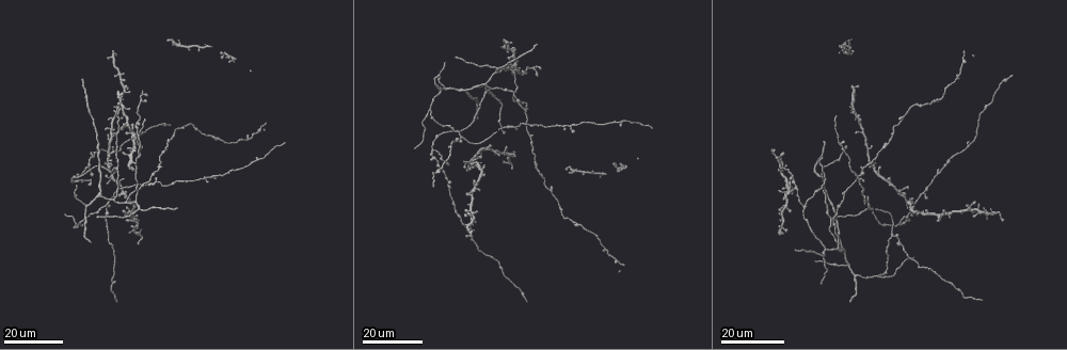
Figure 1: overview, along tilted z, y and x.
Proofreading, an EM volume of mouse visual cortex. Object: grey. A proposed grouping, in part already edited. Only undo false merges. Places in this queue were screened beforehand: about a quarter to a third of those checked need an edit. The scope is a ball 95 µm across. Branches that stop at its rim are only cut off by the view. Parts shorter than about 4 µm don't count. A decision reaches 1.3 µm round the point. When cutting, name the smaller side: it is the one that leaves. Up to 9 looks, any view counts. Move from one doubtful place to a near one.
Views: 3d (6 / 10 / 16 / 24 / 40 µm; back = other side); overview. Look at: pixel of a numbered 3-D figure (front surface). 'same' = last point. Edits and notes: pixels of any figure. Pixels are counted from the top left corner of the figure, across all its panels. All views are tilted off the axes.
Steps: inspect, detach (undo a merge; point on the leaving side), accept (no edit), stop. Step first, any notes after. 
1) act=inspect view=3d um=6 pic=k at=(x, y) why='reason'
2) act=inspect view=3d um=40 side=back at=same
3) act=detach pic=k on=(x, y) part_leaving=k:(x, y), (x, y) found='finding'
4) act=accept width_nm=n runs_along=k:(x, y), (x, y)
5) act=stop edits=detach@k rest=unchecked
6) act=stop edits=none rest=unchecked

act=inspect view=3d um=16 pic=1 at=(881, 275) why='calibre changes'

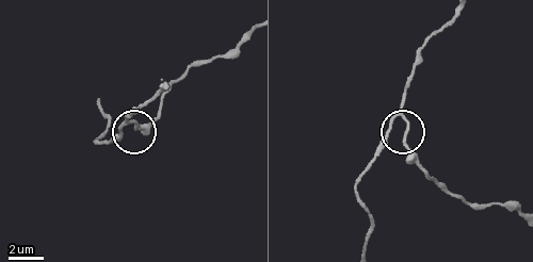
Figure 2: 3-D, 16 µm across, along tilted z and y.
act=inspect view=3d um=10 pic=2 at=(404, 143)

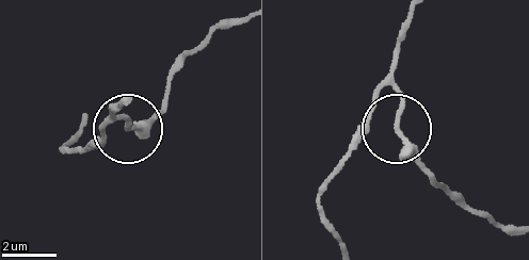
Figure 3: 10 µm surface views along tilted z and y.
act=accept runs_along=3:(411, 15), (394, 72), (402, 99), (397, 127), (429, 180) found='one neuron here'

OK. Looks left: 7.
act=inspect view=3d um=24 pic=1 at=(439, 92) why='three arms meet'

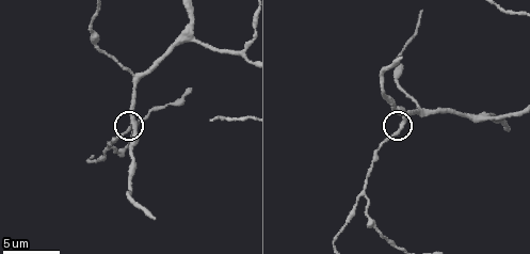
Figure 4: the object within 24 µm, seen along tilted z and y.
act=inspect view=3d um=10 pic=4 at=(404, 120)

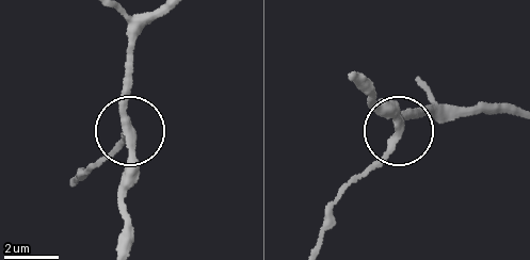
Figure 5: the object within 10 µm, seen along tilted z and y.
act=accept width_nm=300 runs_along=5:(149, 18), (128, 80), (124, 214) found='continuous, no second neuron'

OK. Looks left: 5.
act=inspect view=3d um=16 pic=4 at=(134, 75) why='three-way junction'

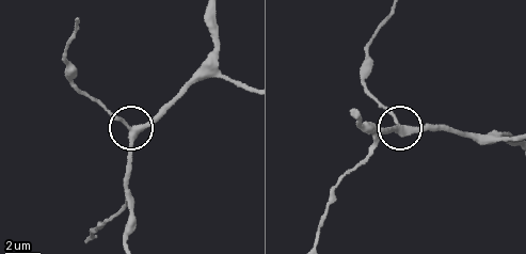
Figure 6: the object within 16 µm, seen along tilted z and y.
act=accept width_nm=320 runs_along=6:(248, 90), (192, 80), (129, 127), (92, 99) found='continuous, no second neuron'

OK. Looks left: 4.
act=inspect view=3d um=16 pic=1 at=(805, 207) why='side arm on a straight run'

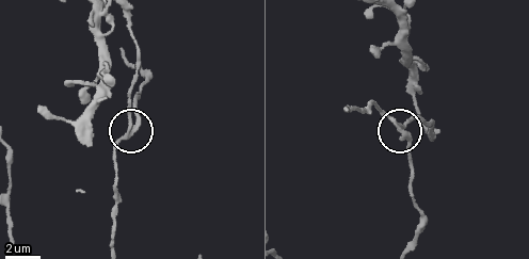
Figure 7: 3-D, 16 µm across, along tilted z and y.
act=inspect view=3d um=10 pic=7 at=(131, 134)

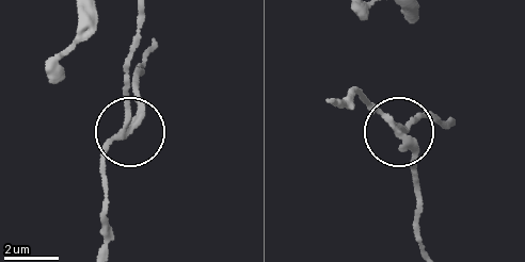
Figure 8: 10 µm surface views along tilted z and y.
act=detach pic=8 on=(143, 108) side_arm_um=23 part_leaving=8:(123, 134), (140, 115), (134, 88), (145, 50) found='two neurons meet here'

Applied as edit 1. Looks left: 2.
act=stop edits=detach@8 rest=unchecked

